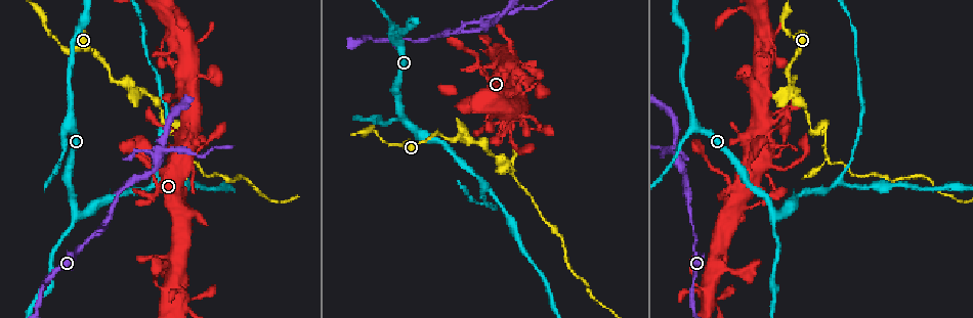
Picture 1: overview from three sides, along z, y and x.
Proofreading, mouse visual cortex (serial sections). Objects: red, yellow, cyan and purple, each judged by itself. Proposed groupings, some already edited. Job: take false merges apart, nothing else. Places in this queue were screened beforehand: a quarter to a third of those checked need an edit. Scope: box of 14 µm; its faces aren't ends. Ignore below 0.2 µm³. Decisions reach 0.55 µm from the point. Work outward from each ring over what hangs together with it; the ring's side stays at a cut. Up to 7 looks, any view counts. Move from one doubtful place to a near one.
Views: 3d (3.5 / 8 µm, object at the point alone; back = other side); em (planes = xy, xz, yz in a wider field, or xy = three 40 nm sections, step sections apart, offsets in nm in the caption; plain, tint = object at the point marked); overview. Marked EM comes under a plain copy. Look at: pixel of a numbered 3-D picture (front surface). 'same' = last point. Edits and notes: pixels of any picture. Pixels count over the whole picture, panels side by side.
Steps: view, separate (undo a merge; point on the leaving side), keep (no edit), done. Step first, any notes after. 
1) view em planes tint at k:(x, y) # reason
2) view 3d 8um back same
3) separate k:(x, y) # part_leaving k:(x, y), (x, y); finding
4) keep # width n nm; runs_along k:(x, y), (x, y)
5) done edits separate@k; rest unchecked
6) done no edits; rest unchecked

view em xy step 5 tint at 1:(160, 149) # a fork

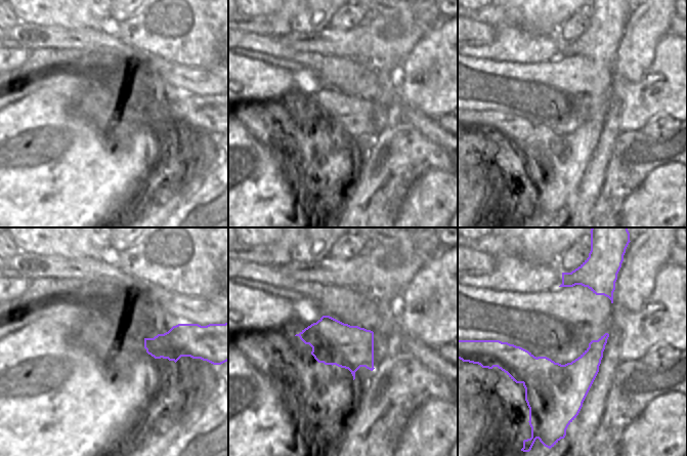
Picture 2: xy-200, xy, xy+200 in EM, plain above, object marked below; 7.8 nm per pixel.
view 3d 3.5um same # see where the arms go

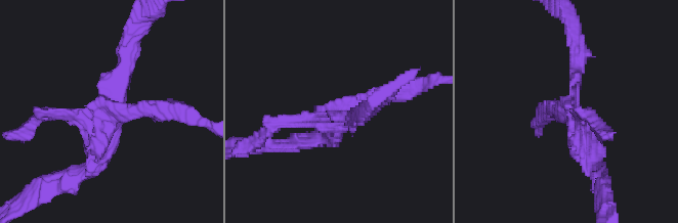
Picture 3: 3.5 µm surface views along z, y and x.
separate 3:(284, 118) # part_leaving 3:(117, 110), (185, 110), (208, 123); a second cell is stuck on

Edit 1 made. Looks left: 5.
view 3d 3.5um at 1:(766, 163)

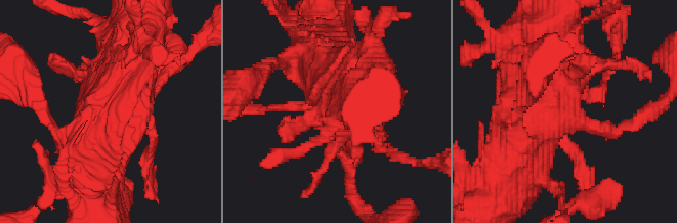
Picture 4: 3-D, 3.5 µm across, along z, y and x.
view em xy step 3 tint at 4:(559, 117)

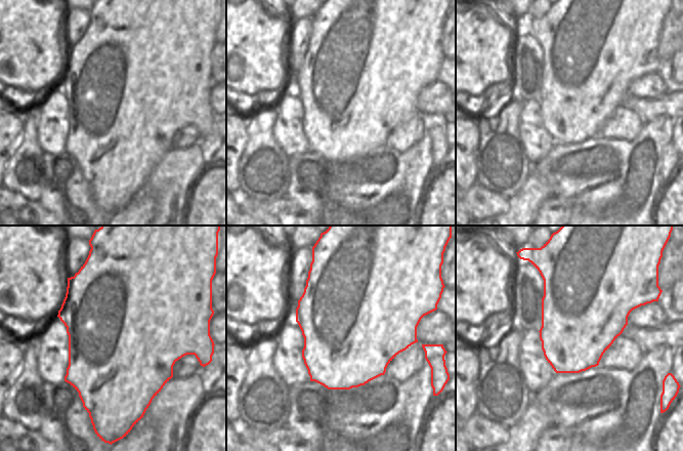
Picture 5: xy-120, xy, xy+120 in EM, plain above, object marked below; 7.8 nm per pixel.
keep # runs_along 4:(106, 127), (139, 26); continuous, no second cell

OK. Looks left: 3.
done edits separate@3; rest unchecked

